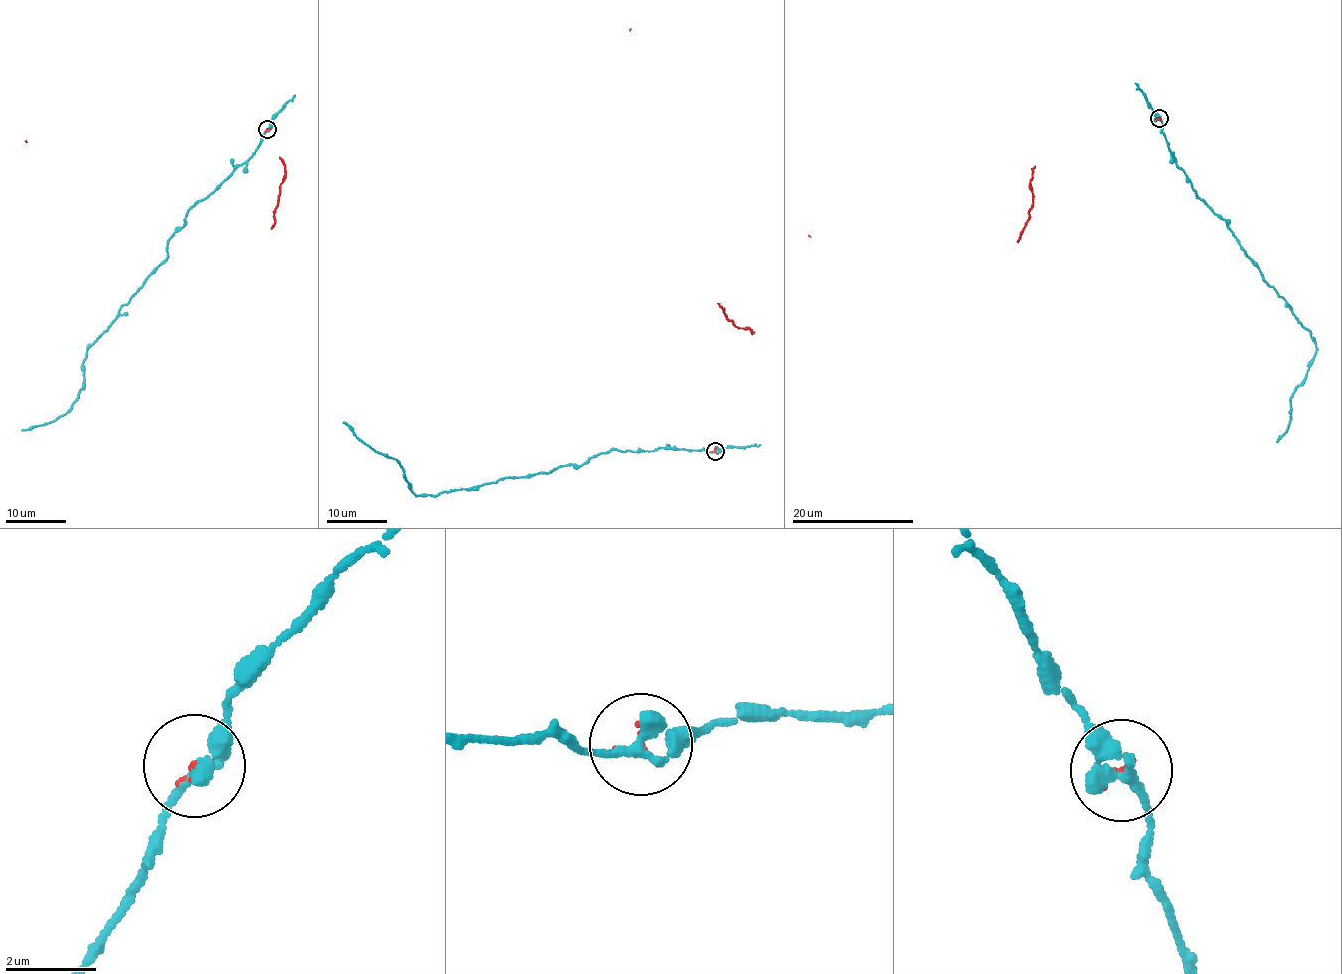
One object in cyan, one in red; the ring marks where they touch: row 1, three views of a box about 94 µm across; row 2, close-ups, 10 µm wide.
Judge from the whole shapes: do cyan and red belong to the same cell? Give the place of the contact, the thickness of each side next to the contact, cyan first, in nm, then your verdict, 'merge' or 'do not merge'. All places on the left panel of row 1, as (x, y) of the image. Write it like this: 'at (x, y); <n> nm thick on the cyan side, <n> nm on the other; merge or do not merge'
at (267, 129); 300 nm thick on the cyan side, 100 nm on the other; do not merge

